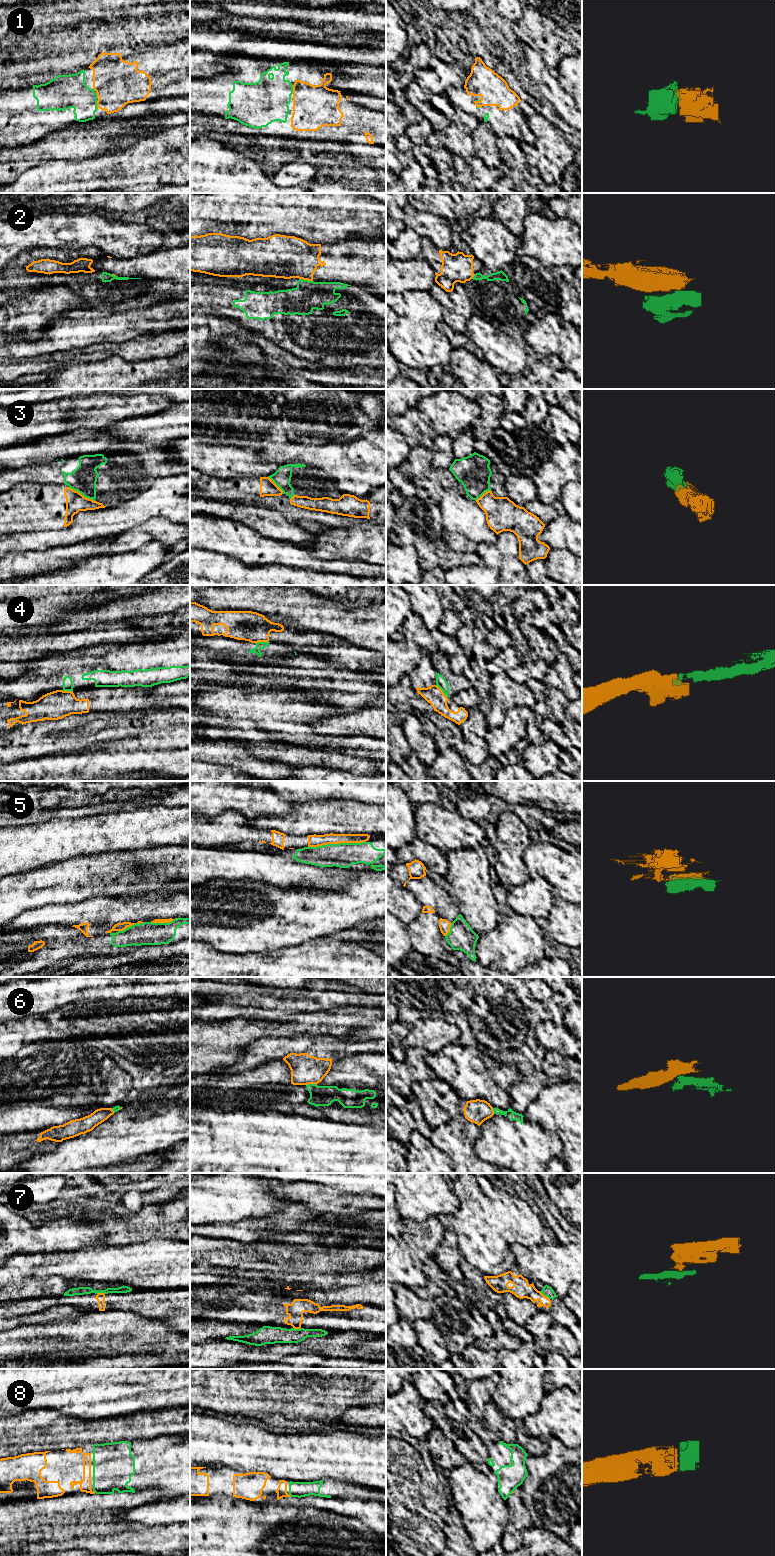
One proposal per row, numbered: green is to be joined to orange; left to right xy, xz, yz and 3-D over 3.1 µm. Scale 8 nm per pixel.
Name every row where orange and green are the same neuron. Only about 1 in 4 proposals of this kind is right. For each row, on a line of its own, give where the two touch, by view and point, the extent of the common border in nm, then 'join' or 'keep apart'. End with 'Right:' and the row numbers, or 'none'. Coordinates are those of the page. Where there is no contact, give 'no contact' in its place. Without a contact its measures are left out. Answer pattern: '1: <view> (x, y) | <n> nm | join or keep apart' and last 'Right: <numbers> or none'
1: xz (293, 89) | 70 nm | join
2: xz (306, 279) | 110 nm | keep apart
3: xy (81, 494) | 240 nm | keep apart
4: xz (261, 641) | 110 nm | keep apart
5: xz (336, 843) | 460 nm | keep apart
6: xz (311, 1083) | 90 nm | keep apart
7: yz (543, 1295) | 110 nm | keep apart
8: xz (289, 1495) | 30 nm | join
Right: 1, 8

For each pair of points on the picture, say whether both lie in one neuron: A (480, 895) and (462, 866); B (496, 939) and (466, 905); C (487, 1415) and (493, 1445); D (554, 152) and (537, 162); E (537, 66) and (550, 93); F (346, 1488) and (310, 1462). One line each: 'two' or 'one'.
A: one
B: two
C: two
D: one
E: one
F: two

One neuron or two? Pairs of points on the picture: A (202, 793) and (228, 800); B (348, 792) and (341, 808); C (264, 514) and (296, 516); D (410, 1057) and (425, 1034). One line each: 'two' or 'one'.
A: one
B: two
C: two
D: two

